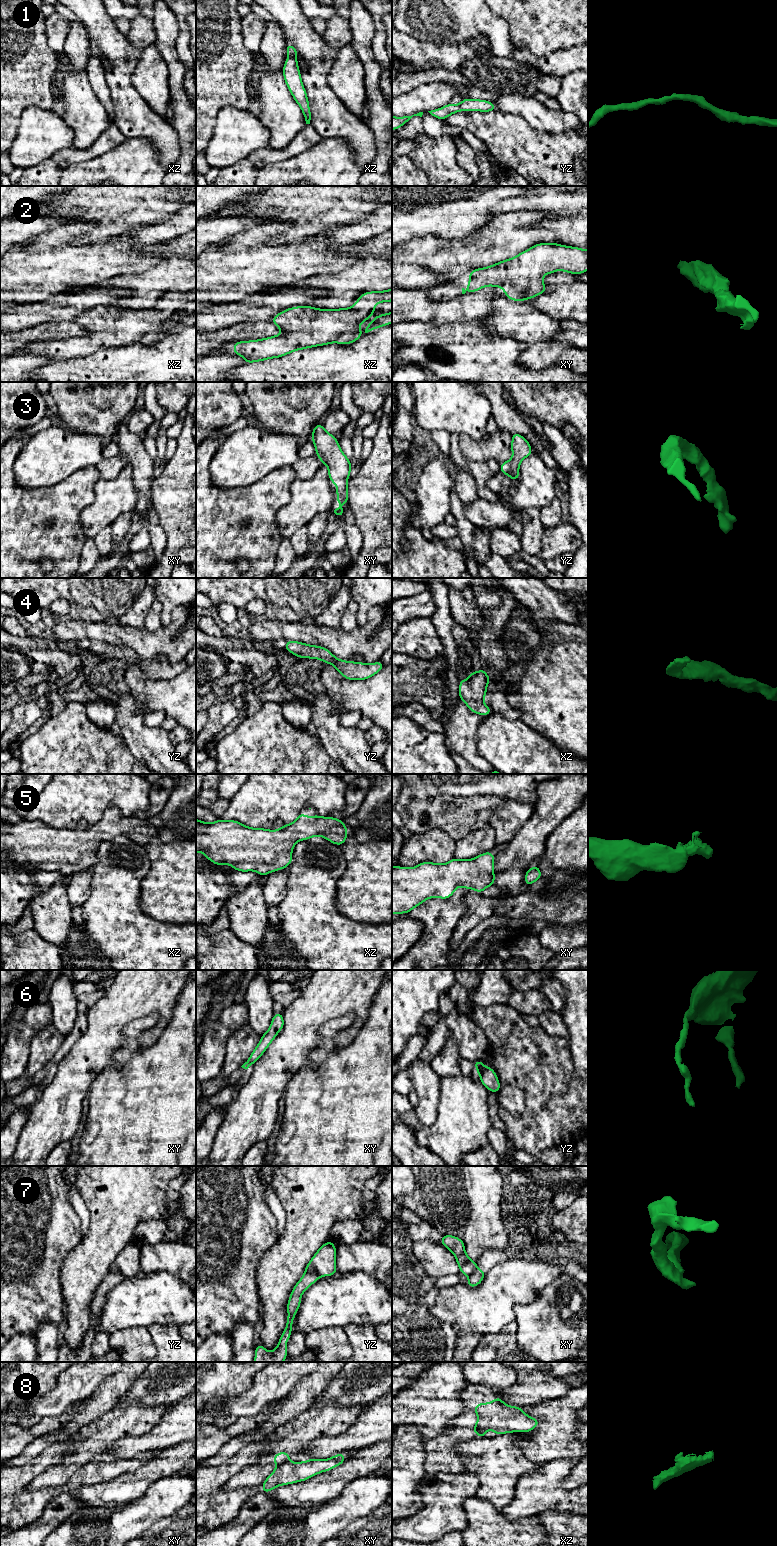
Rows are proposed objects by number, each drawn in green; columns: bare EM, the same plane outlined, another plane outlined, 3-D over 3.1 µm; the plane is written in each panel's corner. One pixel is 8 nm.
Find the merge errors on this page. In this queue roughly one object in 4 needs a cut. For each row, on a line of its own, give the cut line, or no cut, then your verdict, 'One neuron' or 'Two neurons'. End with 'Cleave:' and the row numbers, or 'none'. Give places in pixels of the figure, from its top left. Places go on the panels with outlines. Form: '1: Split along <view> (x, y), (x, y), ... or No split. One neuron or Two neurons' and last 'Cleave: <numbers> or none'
1: No split. One neuron
2: No split. One neuron
3: No split. One neuron
4: No split. One neuron
5: No split. One neuron
6: No split. One neuron
7: Split along yz (305, 1270), (314, 1270), (320, 1276). Two neurons
8: Split along xy (286, 1461), (277, 1466). Two neurons
Cleave: 7, 8

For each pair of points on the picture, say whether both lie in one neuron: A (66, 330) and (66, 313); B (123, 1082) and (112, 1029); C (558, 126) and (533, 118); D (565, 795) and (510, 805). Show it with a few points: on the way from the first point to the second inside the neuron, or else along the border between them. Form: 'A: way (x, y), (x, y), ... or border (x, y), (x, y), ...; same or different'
A: border (72, 320), (49, 320), (43, 323); different
B: border (124, 1028), (114, 1054), (118, 1064), (104, 1070); different
C: way (552, 121), (539, 120); same
D: border (533, 804), (533, 813), (522, 825); different

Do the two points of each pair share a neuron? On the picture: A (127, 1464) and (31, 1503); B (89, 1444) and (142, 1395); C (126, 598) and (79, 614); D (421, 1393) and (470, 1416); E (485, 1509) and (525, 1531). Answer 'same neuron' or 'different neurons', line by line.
A: same neuron
B: different neurons
C: same neuron
D: different neurons
E: same neuron

